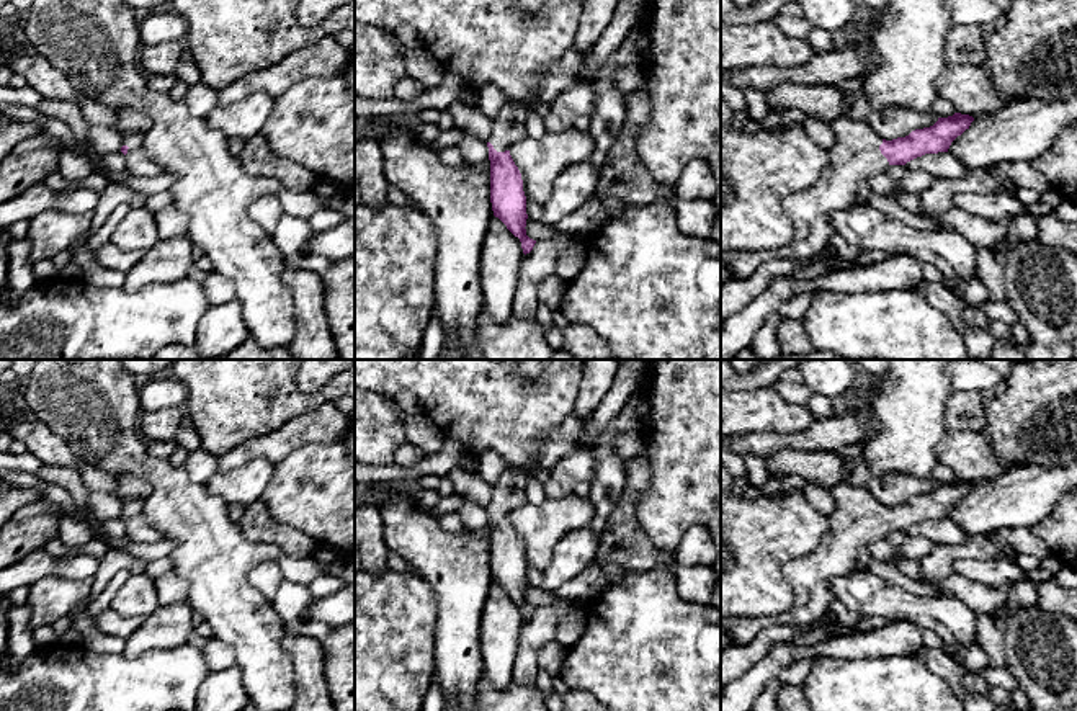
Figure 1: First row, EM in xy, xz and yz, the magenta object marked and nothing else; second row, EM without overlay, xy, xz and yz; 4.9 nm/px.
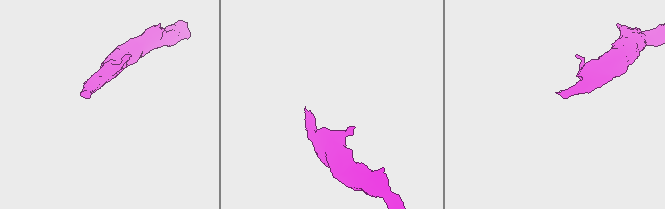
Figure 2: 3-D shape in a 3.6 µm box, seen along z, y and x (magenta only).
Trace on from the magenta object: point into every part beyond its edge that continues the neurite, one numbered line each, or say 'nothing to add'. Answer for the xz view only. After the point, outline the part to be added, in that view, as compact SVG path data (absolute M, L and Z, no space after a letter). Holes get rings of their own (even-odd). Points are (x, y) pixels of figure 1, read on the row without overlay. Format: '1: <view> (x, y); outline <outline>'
1: xz (509, 492); outline M508 469L497 479L494 485L490 485L489 508L497 518L510 516L515 508L528 503L528 482L530 481L523 472Z

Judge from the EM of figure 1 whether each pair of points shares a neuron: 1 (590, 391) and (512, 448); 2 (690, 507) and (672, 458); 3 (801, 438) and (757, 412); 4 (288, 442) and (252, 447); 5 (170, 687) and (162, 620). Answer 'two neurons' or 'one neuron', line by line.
1: two neurons
2: one neuron
3: two neurons
4: one neuron
5: two neurons

